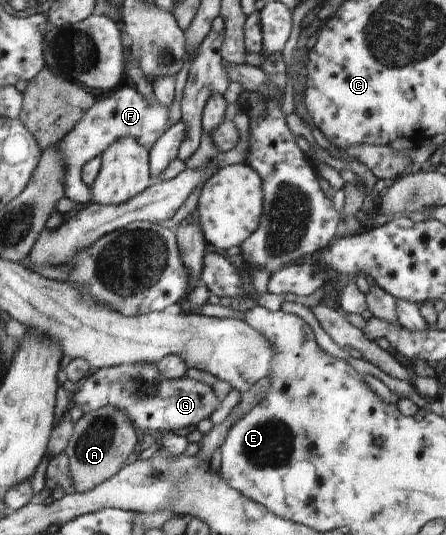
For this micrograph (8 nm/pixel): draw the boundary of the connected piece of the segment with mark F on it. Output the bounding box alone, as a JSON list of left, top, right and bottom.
[56,82,170,205]

